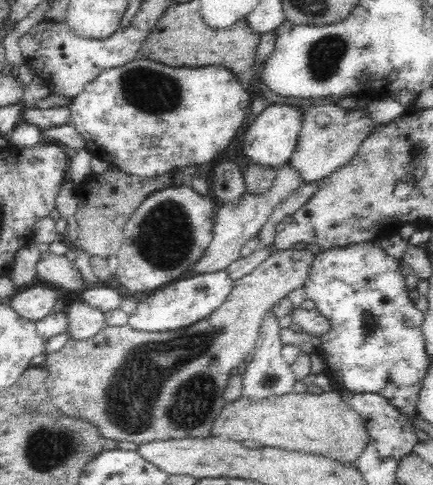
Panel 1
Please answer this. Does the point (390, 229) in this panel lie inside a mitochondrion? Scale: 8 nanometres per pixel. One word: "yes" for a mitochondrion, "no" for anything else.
no

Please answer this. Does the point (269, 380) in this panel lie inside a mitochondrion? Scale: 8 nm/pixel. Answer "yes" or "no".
yes

